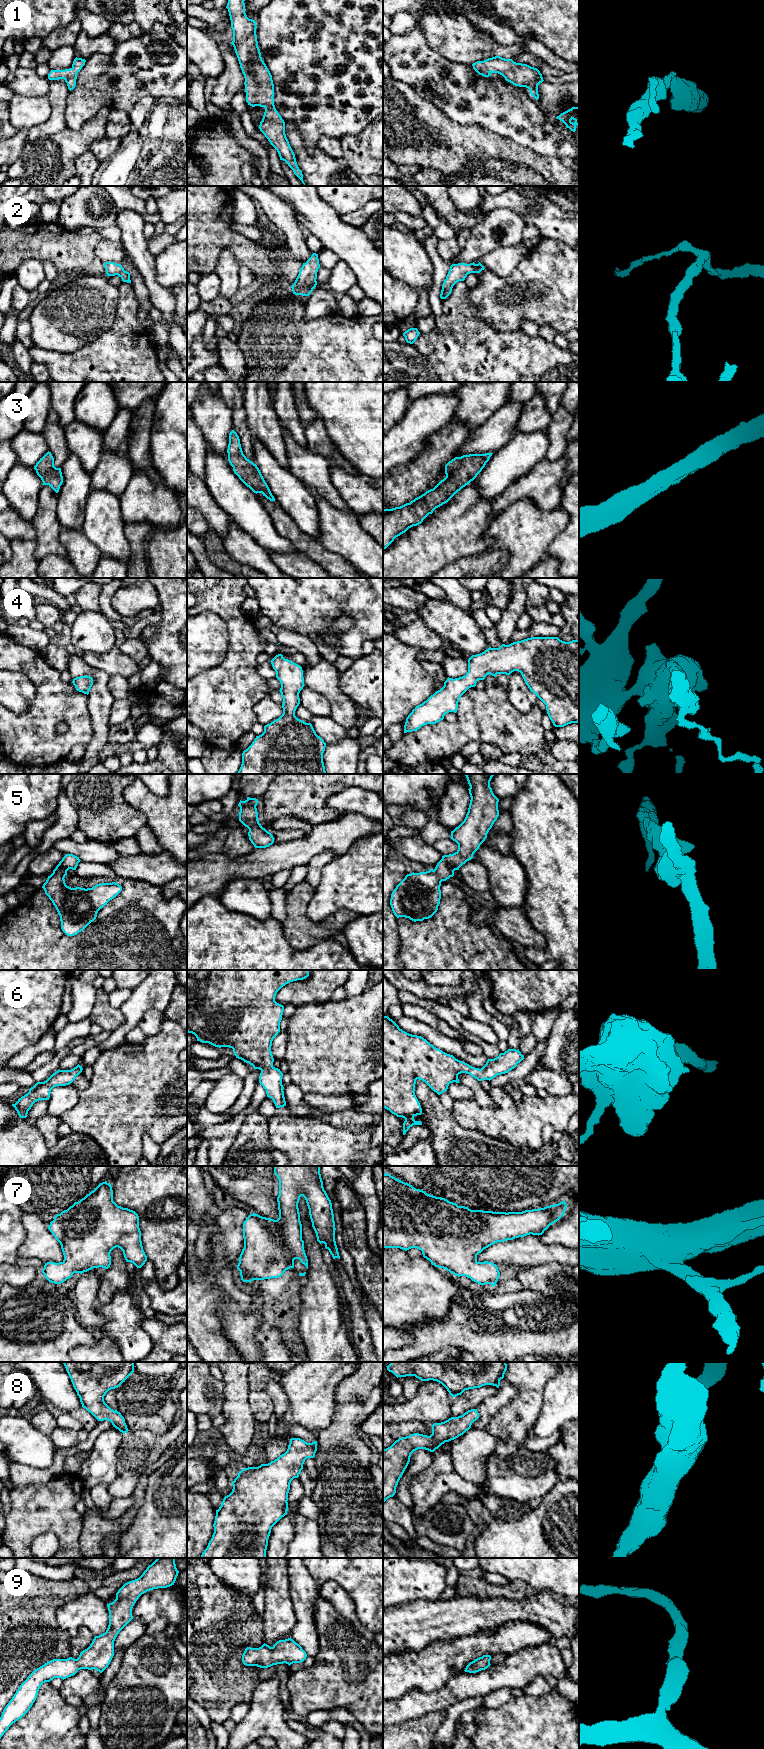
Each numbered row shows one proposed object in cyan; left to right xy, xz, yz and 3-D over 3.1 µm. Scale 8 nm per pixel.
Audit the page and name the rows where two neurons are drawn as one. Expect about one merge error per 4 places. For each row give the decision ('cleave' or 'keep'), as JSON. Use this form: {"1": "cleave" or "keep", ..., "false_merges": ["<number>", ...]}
{"1": "keep", "2": "keep", "3": "keep", "4": "keep", "5": "keep", "6": "keep", "7": "keep", "8": "keep", "9": "keep", "false_merges": []}

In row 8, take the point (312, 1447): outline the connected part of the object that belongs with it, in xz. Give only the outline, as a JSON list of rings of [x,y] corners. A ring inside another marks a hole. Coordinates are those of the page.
[[[291,1438],[287,1451],[268,1464],[242,1469],[232,1481],[232,1492],[225,1496],[216,1510],[214,1533],[200,1558],[266,1558],[268,1539],[272,1527],[287,1514],[290,1483],[298,1478],[307,1458],[314,1458],[317,1441],[307,1443],[300,1438]]]

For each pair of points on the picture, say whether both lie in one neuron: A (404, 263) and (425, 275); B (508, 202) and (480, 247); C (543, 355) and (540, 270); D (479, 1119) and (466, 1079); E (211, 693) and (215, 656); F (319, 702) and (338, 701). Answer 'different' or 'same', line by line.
A: same
B: different
C: different
D: different
E: different
F: different

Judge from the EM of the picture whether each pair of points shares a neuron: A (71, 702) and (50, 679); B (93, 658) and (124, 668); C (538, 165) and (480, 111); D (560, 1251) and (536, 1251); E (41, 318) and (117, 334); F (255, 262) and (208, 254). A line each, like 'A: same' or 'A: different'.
A: same
B: same
C: different
D: same
E: different
F: same

